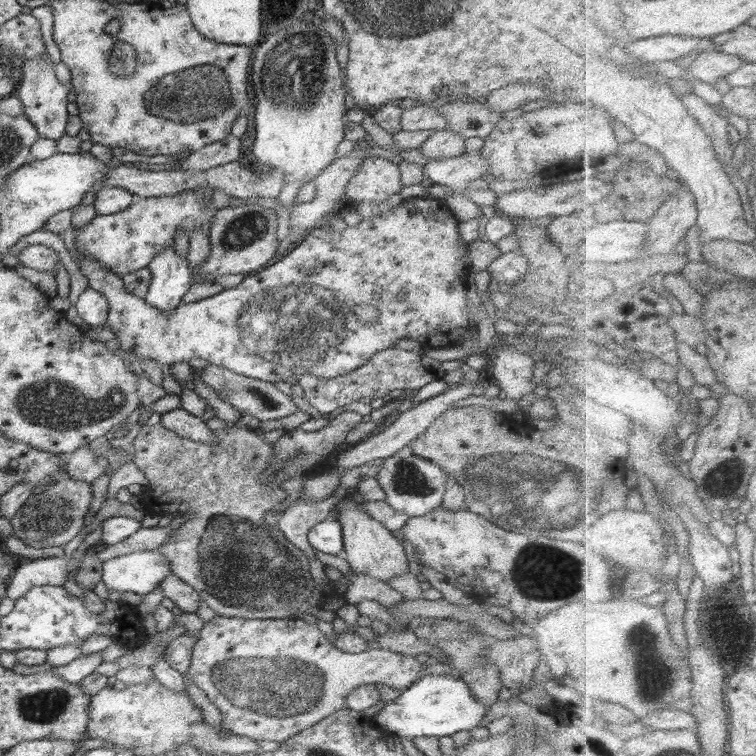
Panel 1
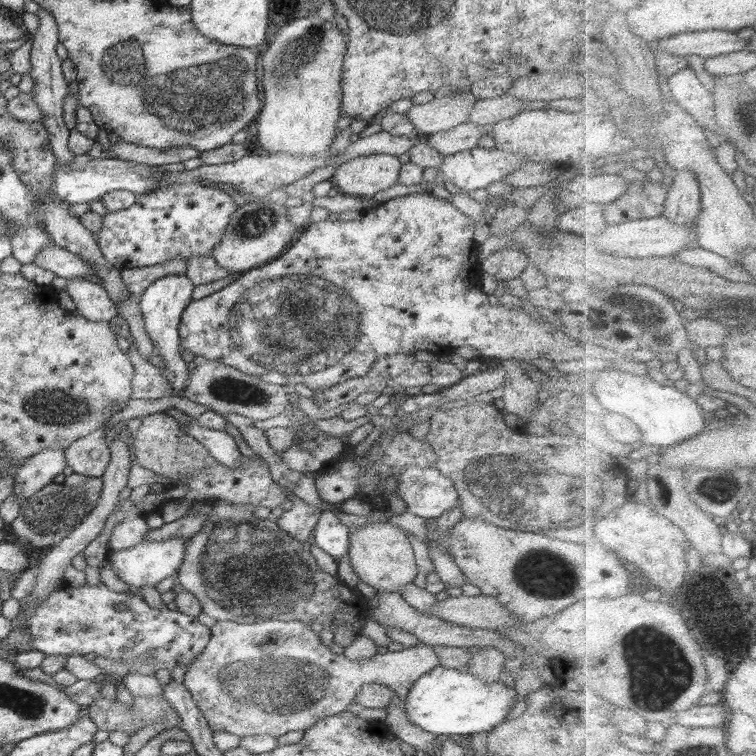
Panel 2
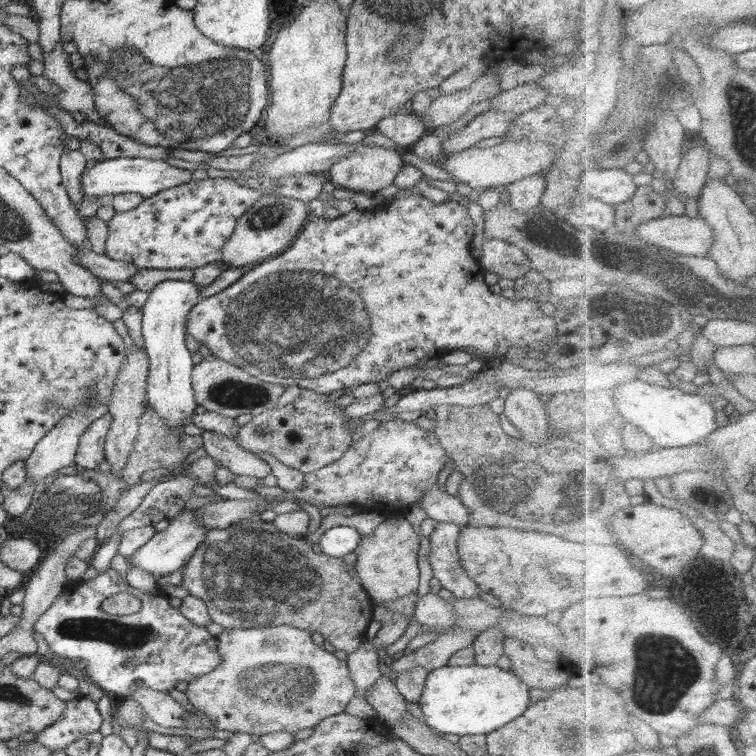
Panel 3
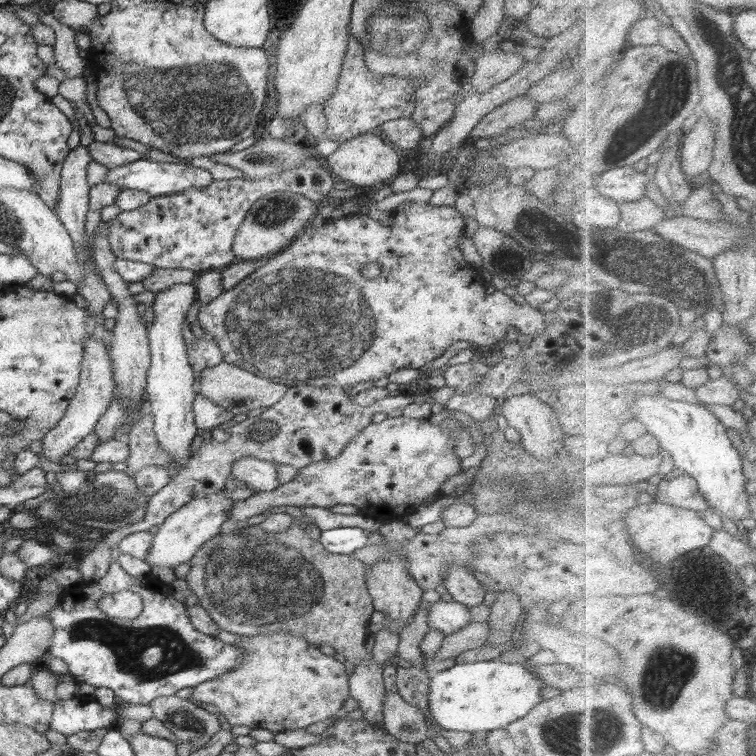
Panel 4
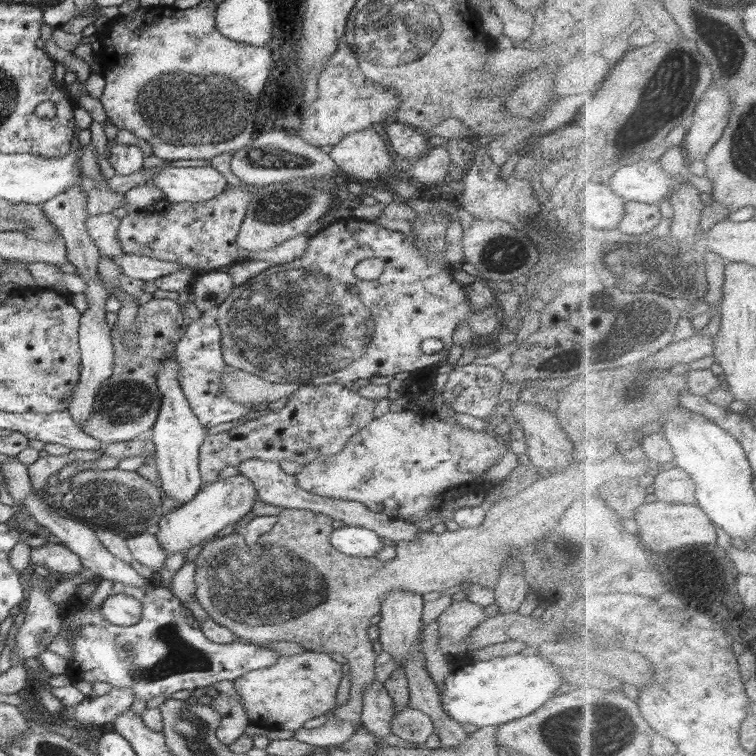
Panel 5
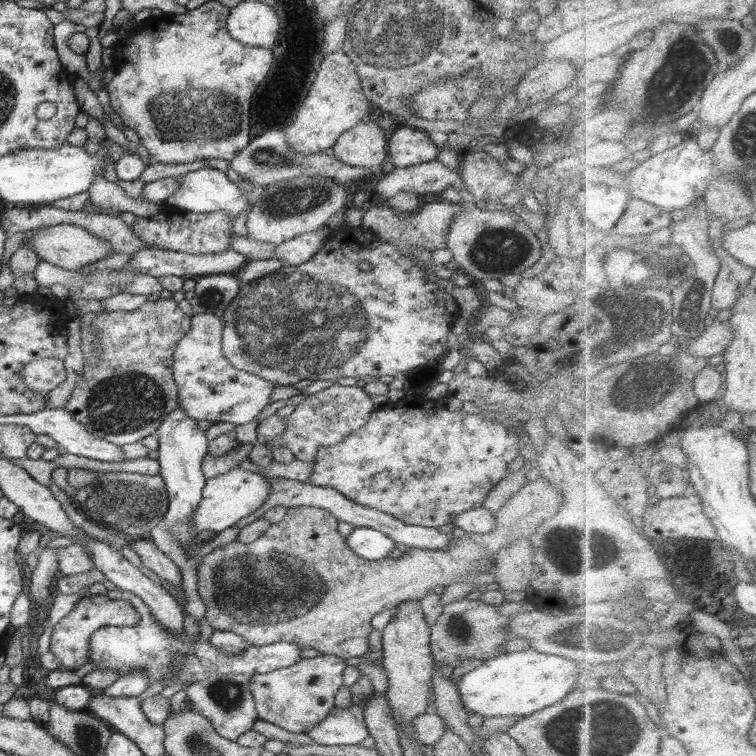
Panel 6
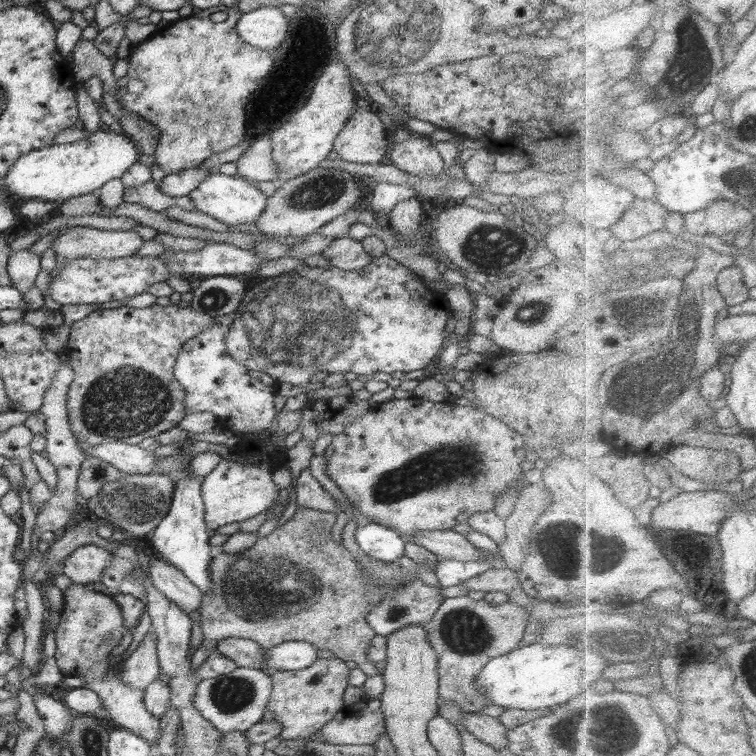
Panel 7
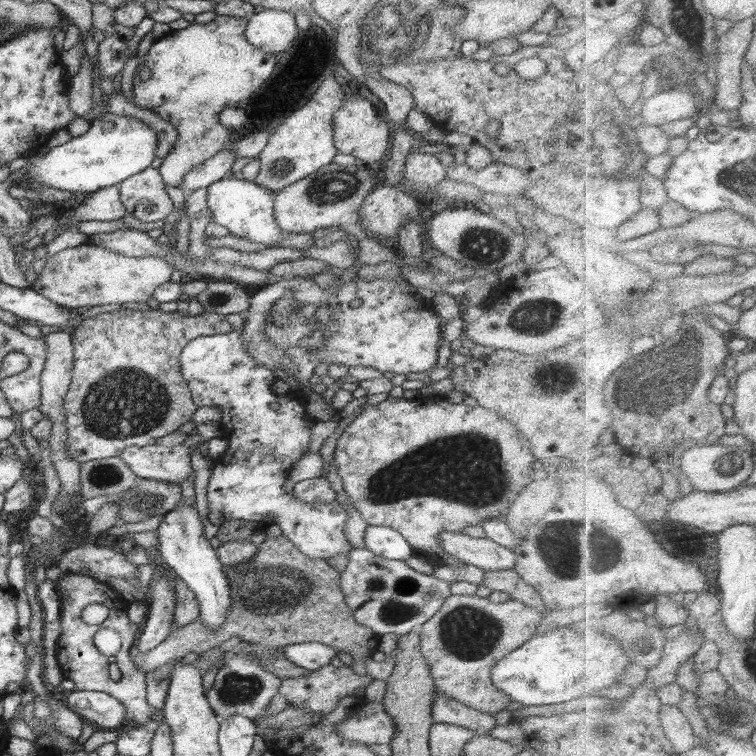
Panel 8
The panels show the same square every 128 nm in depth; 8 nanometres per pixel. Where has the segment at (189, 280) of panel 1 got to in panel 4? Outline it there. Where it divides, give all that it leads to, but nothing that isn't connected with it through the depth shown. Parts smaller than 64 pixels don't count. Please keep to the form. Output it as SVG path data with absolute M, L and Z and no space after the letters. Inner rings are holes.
M178 283L174 286L166 287L164 290L155 293L155 299L151 304L153 308L153 321L147 326L147 337L149 340L151 365L147 374L147 385L145 391L148 394L149 412L154 416L154 434L160 442L160 446L166 454L170 454L172 463L176 464L175 472L180 472L184 464L192 458L191 445L195 437L200 434L200 430L195 424L192 405L196 399L196 390L199 383L193 373L193 366L189 361L187 344L182 335L182 322L186 318L190 306L196 301L197 294L193 283Z

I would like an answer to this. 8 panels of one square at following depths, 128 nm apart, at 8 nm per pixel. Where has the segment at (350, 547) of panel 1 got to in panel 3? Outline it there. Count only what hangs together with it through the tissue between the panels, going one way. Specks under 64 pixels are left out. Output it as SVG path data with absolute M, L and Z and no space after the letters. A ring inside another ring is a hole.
M404 515L387 518L372 534L361 538L354 568L359 582L375 606L382 606L388 600L396 600L416 592L420 578L417 563L420 539L419 533Z

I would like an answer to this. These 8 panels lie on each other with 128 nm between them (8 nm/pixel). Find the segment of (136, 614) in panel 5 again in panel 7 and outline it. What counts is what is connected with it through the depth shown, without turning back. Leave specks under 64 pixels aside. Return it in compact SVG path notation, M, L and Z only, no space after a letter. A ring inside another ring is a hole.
M73 582L63 592L63 609L52 632L55 640L54 658L63 676L82 677L85 687L98 694L108 718L107 722L112 720L114 724L119 724L118 728L133 732L154 746L163 731L160 719L146 710L143 703L144 690L122 683L120 668L114 659L107 659L126 632L123 624L123 612L112 596L88 591L84 589L84 584ZM103 636L109 636L110 644L105 644ZM112 665L115 665L114 668Z

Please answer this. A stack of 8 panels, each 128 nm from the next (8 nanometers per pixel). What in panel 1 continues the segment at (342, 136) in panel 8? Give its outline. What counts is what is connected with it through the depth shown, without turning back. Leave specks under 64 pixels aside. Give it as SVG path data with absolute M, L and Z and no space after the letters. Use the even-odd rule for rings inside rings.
M368 157L346 185L345 201L348 205L380 202L402 188L398 165L382 157Z

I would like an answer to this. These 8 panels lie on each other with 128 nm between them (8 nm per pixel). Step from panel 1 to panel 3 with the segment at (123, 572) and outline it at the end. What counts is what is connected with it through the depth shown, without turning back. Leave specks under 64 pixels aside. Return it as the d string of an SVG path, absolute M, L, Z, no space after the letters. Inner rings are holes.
M188 509L178 516L175 515L173 519L170 519L170 524L166 530L156 533L149 542L146 542L142 548L134 551L134 554L128 557L128 565L139 566L142 570L152 573L152 576L157 579L182 569L190 560L194 551L198 549L200 543L204 542L206 532L210 530L197 521L195 512L198 509Z

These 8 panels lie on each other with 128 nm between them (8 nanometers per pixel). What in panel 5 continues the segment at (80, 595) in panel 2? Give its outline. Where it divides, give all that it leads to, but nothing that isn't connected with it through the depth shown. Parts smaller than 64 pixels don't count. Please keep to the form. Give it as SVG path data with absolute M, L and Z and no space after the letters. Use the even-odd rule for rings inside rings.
M102 579L92 596L84 602L77 595L72 596L64 613L64 619L68 616L75 624L71 638L71 657L66 672L71 681L106 682L112 684L113 688L131 690L136 700L148 701L156 698L156 696L170 697L178 690L202 689L222 680L233 682L242 674L270 666L280 656L272 649L252 645L252 643L242 643L237 640L231 643L211 641L201 631L200 623L194 618L190 609L186 608L170 589L164 587L152 586L146 591L143 588L133 587L123 582ZM115 594L125 594L141 602L143 611L141 619L137 623L123 627L111 623L103 617L99 611L101 599Z

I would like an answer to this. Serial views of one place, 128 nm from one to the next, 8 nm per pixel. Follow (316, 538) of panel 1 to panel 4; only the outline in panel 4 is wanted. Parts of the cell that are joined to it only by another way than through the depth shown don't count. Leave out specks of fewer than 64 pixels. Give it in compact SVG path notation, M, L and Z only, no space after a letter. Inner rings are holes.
M342 527L322 531L319 542L332 554L352 555L355 550L369 546L373 540L368 538L368 532L362 528Z

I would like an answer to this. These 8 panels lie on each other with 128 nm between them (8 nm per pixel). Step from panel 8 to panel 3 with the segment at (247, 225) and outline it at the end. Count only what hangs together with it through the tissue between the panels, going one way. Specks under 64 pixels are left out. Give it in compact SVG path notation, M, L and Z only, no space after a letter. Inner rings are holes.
M128 157L102 159L95 166L92 166L92 168L84 170L81 178L81 191L85 197L134 193L141 194L144 199L148 199L154 196L154 194L158 194L158 191L192 181L192 173L192 170L172 166L168 161L164 160Z

